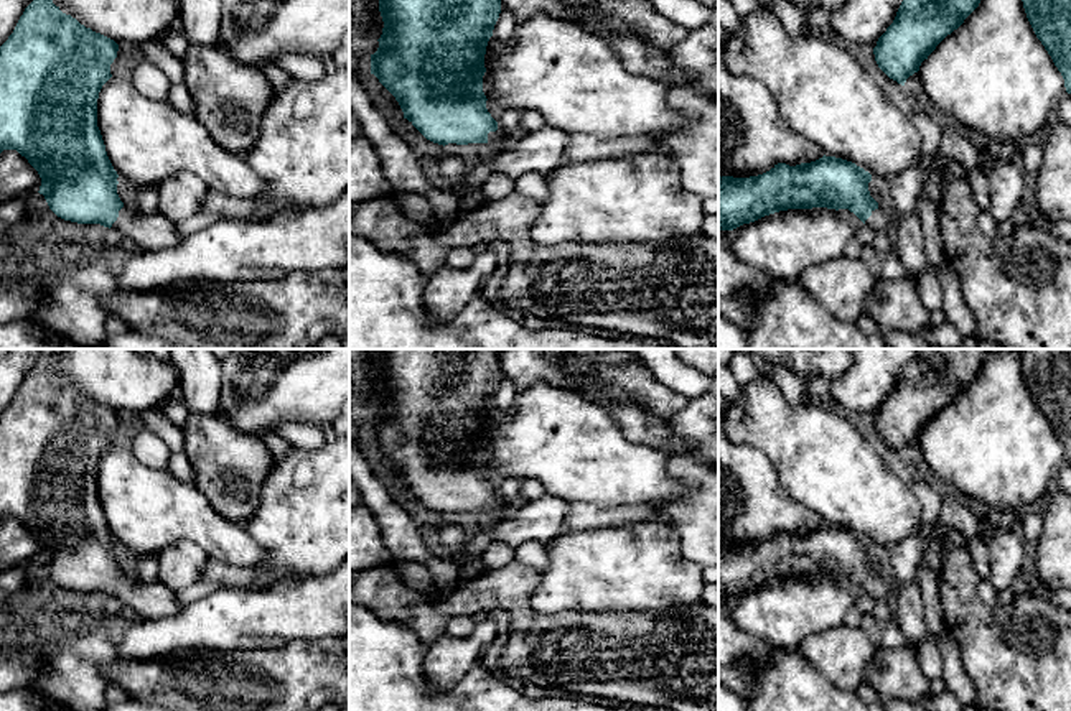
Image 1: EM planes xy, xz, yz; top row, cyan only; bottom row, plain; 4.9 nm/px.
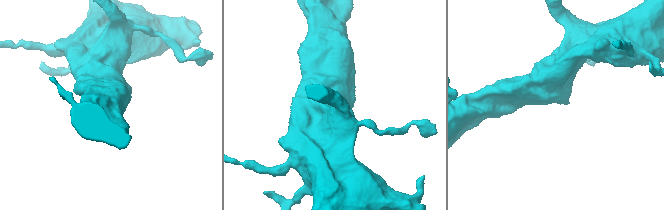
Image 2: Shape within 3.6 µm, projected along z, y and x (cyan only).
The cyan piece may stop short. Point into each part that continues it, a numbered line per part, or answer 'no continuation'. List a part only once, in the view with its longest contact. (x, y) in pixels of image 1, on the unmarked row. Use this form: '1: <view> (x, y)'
1: xy (149, 601)

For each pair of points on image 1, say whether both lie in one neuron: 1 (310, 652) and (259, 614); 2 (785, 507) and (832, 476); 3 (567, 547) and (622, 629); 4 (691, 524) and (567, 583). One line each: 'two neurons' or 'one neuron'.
1: two neurons
2: two neurons
3: two neurons
4: two neurons

